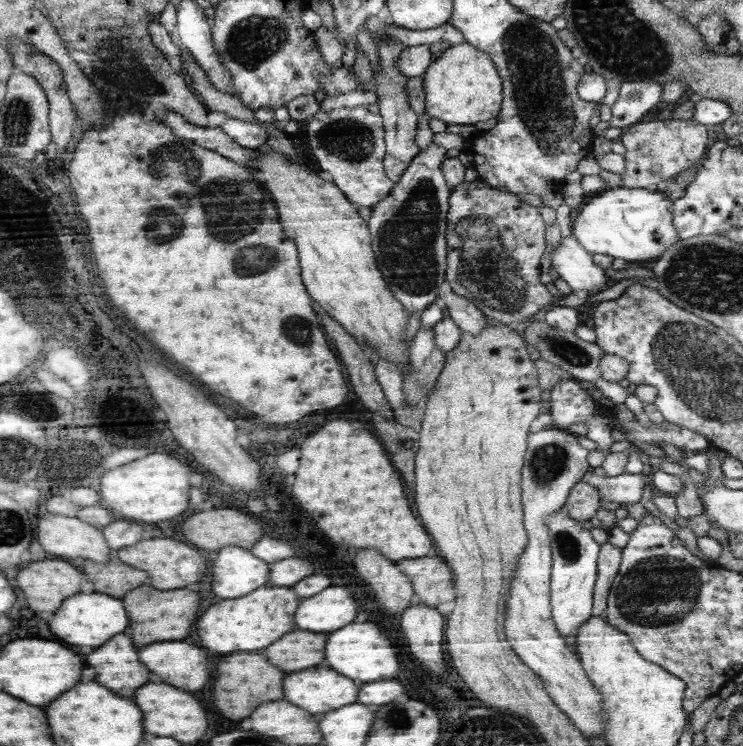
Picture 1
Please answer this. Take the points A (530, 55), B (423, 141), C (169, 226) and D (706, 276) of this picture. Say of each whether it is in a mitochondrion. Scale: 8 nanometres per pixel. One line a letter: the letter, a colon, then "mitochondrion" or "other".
A: mitochondrion
B: other
C: mitochondrion
D: mitochondrion

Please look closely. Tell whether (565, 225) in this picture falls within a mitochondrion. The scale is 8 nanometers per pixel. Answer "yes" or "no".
no

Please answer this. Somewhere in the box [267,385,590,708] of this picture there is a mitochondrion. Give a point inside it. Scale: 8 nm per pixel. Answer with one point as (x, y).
(549, 460)

